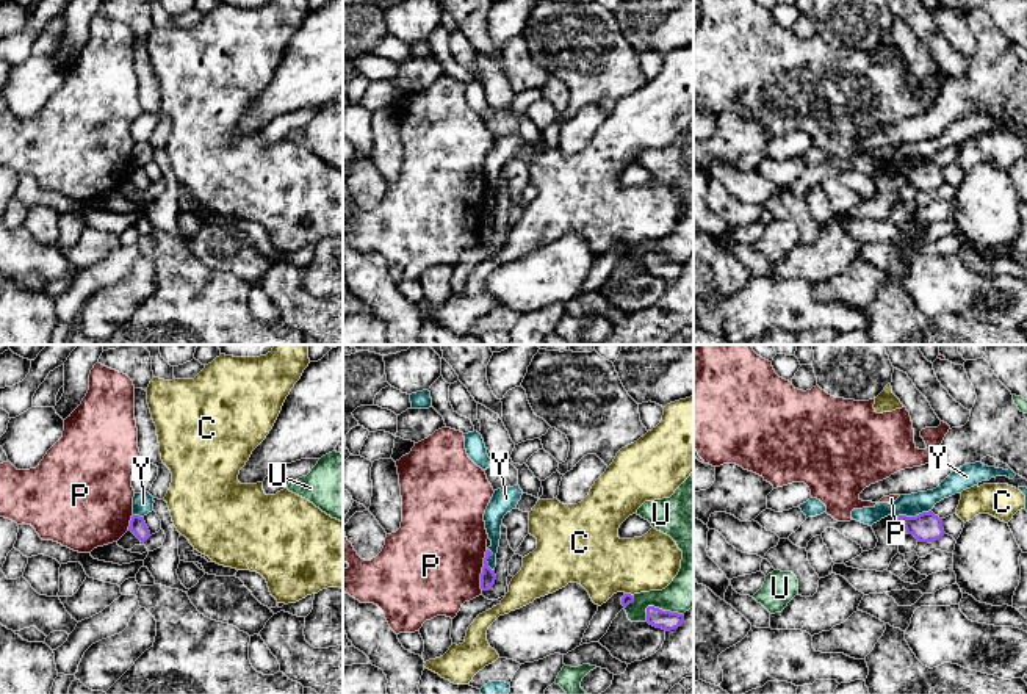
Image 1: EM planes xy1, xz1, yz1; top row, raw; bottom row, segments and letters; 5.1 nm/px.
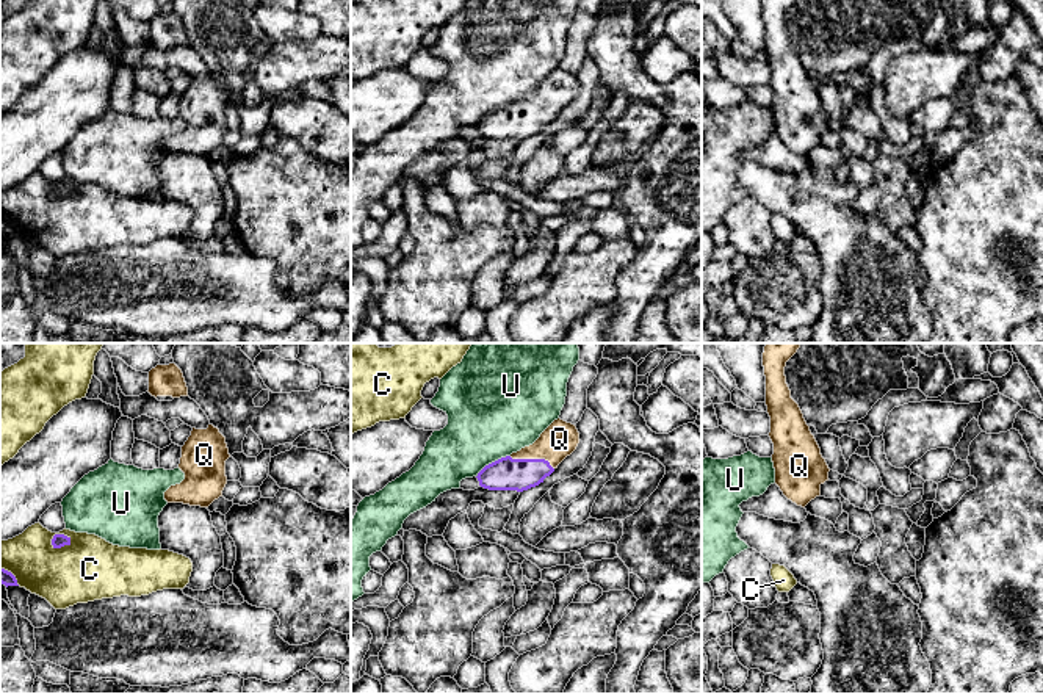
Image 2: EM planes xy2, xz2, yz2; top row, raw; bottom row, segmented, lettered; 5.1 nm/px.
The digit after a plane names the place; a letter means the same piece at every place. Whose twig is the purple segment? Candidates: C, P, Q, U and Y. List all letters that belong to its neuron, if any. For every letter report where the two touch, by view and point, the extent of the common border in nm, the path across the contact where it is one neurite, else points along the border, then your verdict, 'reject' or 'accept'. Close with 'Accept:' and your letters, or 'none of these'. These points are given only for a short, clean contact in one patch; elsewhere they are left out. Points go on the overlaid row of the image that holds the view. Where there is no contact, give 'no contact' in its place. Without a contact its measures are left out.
C: meets purple in xy2 at (61, 545); contact 120 nm long; reject
P: meets purple in xz1 at (482, 571); contact 220 nm long; border along xz1 (487, 550), (482, 560), (481, 589); reject
Q: meets purple in xz2 at (533, 459); contact 240 nm long; runs through xz2 (506, 473), (520, 472), (533, 459), (559, 439); accept
U: meets purple in xz1 at (664, 611); contact 200 nm long; reject
Y: meets purple in yz1 at (913, 517); contact 180 nm long; border along yz1 (930, 509), (915, 516), (897, 516); reject
Accept: Q

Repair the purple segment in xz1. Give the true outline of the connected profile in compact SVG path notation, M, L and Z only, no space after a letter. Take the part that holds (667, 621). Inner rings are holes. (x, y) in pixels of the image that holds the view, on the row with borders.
M654 606L647 608L647 622L665 631L675 630L683 625L684 616L678 613L662 611Z

